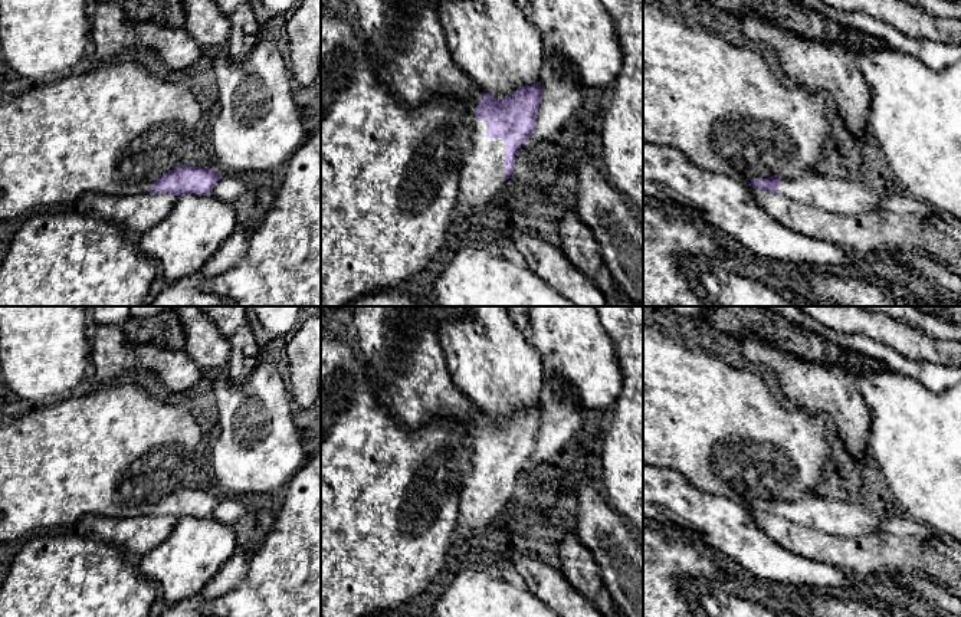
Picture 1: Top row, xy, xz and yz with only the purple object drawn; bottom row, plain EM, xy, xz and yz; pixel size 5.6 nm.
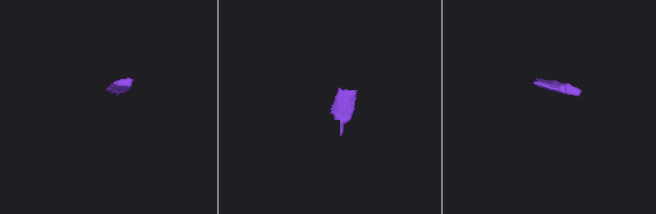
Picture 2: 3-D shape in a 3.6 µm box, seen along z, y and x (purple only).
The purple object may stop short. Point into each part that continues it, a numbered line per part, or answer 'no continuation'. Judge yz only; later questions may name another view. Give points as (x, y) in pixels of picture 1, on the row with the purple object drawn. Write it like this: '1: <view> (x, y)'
1: yz (840, 196)

